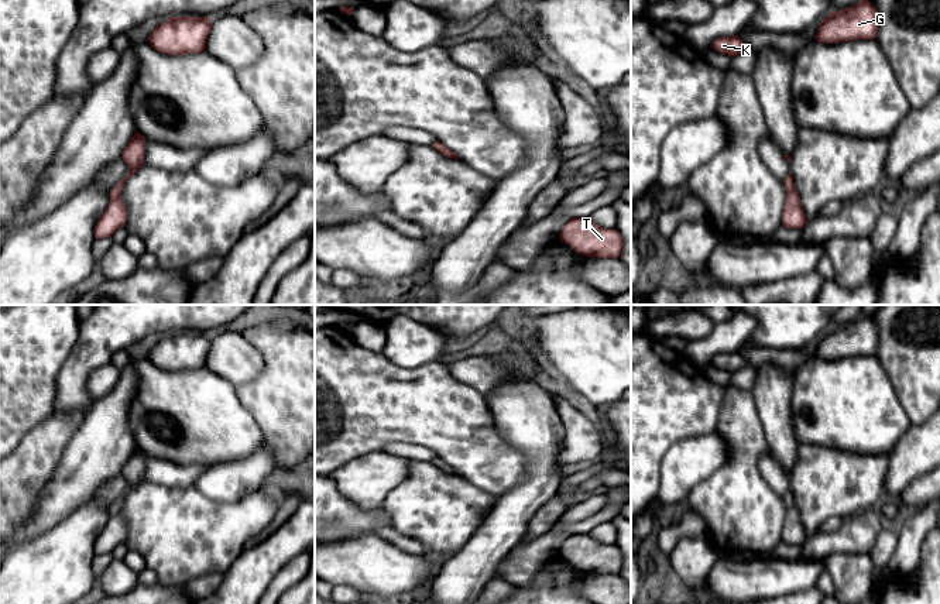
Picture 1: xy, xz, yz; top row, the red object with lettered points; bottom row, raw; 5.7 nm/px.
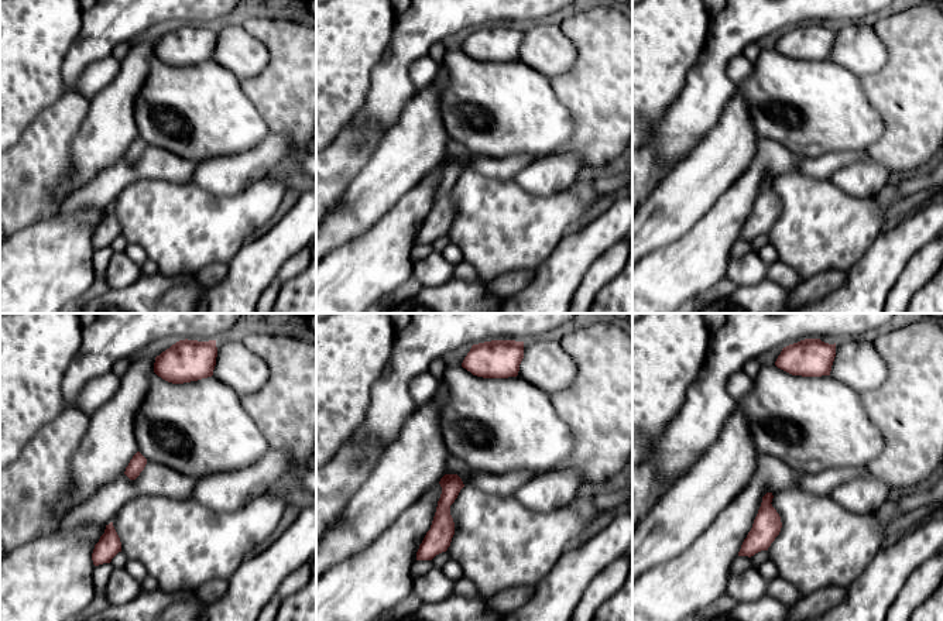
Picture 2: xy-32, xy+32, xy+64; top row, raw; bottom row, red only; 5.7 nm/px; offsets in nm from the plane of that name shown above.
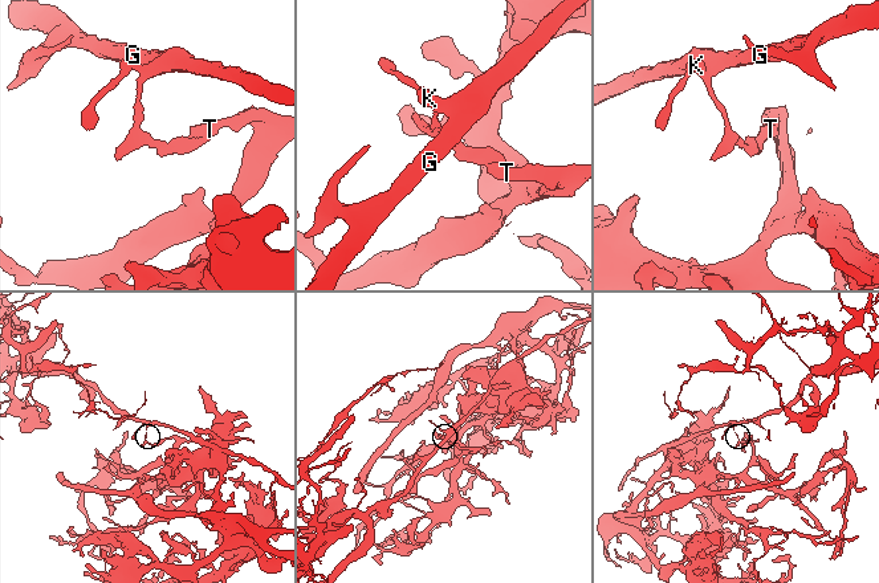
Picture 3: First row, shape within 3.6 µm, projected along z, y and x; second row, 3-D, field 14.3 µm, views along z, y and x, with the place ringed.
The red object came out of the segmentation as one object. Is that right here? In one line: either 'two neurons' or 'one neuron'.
two neurons

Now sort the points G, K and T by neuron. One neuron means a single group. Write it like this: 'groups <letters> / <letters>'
groups G K / T

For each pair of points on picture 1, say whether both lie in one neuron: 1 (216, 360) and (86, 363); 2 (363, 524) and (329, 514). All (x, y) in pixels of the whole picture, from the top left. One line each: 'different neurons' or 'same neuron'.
1: different neurons
2: same neuron

